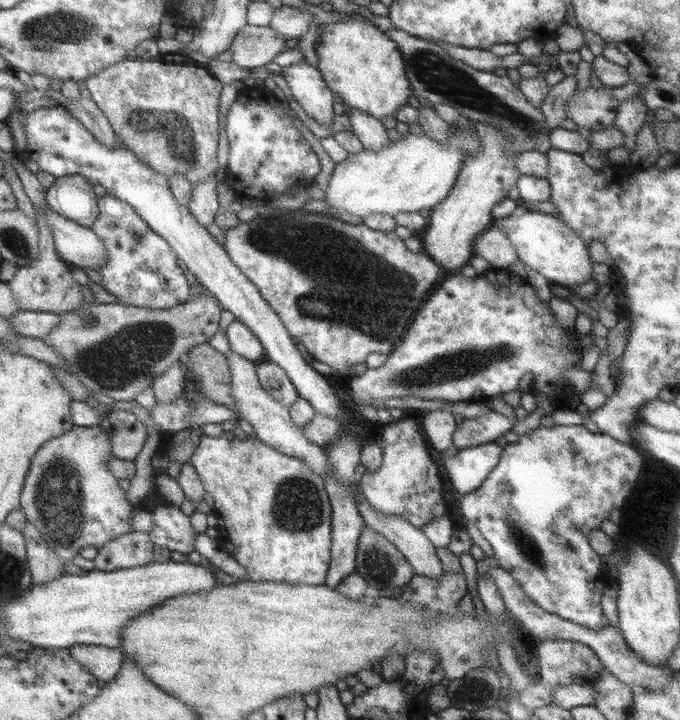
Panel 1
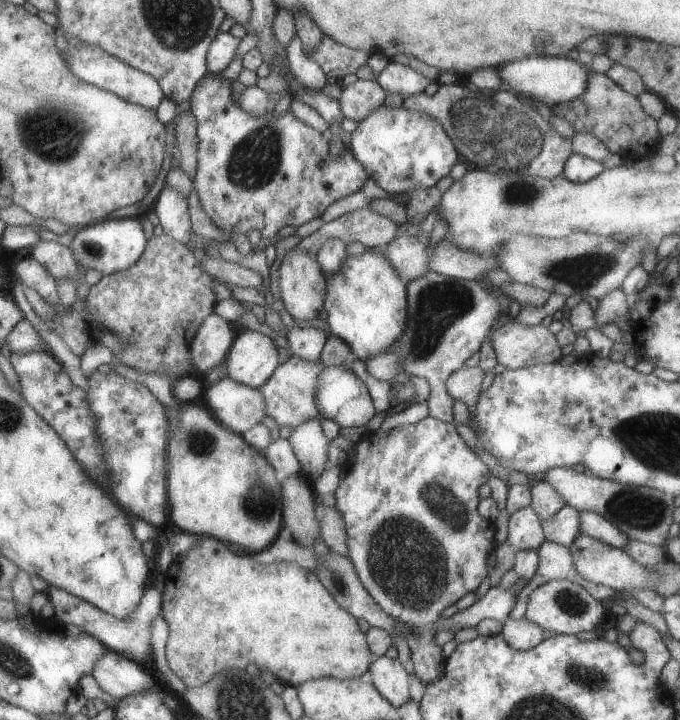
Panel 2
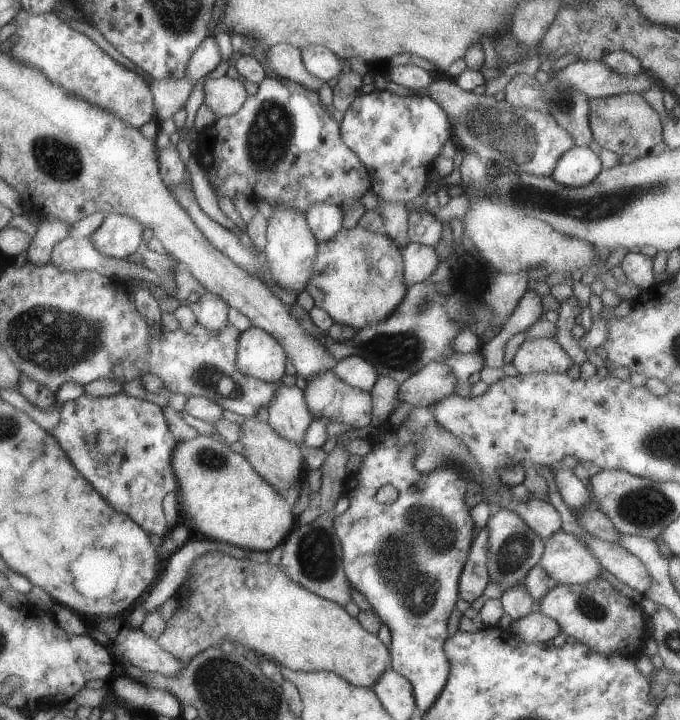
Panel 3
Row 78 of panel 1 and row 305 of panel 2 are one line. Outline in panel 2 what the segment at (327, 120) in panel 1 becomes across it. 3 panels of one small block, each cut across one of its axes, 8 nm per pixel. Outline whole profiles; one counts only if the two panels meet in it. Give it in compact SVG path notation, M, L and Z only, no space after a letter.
M293 248L282 260L279 274L280 298L287 312L300 322L312 322L314 318L318 319L326 297L326 277L317 256L308 254L306 250Z

